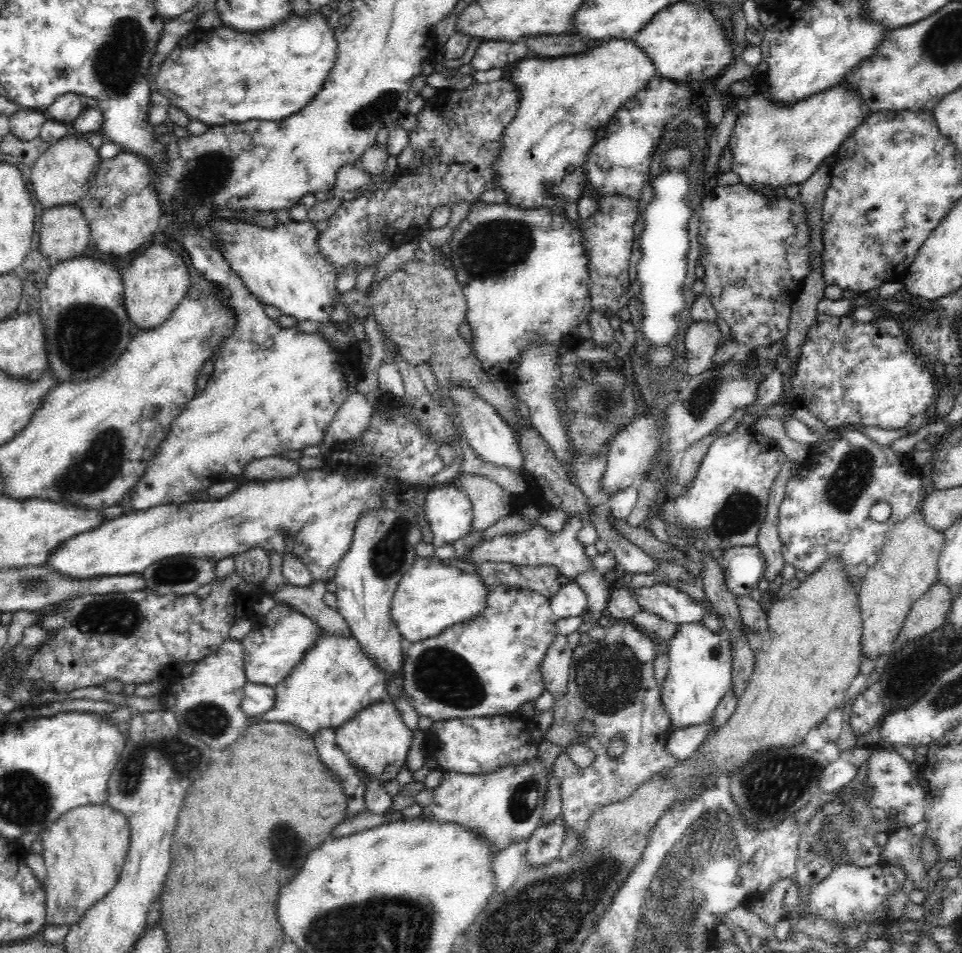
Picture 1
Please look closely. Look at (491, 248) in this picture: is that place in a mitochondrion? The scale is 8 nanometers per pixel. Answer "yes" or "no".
yes

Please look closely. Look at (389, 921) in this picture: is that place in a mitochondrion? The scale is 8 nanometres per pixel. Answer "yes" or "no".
yes

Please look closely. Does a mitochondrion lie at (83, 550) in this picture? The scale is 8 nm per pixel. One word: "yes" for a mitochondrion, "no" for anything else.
no

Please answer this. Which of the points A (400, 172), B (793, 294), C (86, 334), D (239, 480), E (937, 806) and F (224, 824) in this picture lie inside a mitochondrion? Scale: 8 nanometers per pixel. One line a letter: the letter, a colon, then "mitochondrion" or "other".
A: other
B: other
C: mitochondrion
D: other
E: other
F: other

